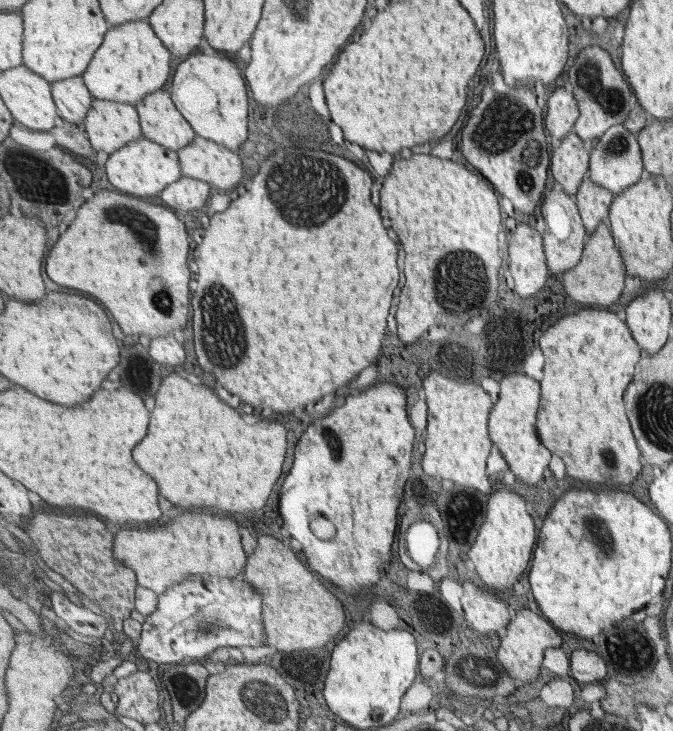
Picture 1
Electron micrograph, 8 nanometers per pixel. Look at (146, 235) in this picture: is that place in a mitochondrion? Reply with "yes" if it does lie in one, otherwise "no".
yes

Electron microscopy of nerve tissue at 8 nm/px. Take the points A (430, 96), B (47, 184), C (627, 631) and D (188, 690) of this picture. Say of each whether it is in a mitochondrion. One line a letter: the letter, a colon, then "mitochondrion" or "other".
A: other
B: mitochondrion
C: mitochondrion
D: mitochondrion

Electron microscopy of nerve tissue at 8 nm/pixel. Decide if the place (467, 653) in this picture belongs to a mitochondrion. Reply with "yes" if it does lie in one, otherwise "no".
no

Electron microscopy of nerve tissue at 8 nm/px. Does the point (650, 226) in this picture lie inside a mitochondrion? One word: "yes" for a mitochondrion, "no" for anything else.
no

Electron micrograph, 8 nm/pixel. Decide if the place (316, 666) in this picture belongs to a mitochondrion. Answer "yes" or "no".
no

